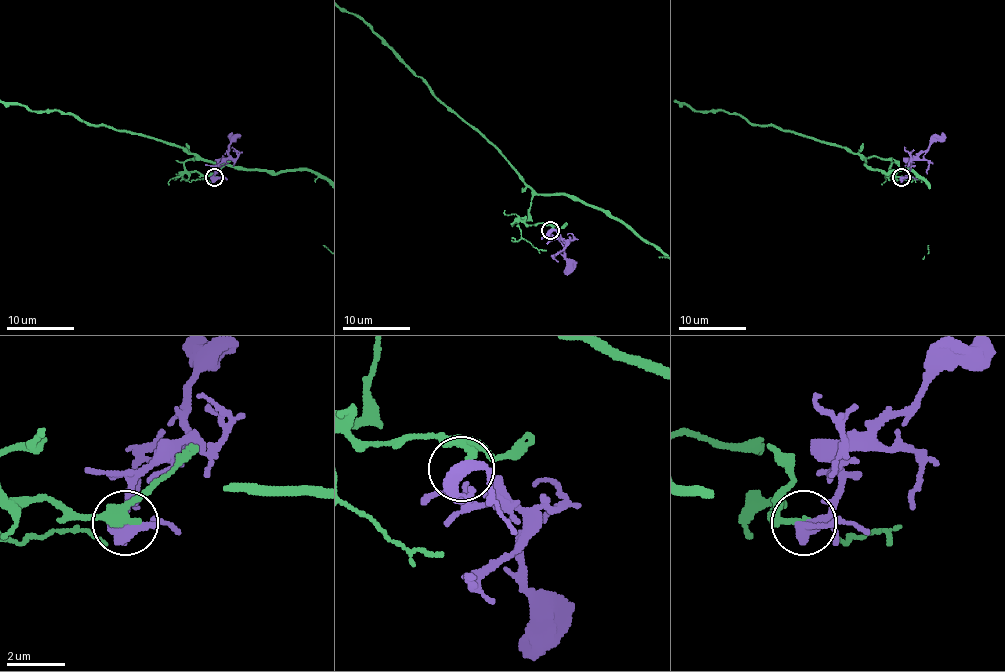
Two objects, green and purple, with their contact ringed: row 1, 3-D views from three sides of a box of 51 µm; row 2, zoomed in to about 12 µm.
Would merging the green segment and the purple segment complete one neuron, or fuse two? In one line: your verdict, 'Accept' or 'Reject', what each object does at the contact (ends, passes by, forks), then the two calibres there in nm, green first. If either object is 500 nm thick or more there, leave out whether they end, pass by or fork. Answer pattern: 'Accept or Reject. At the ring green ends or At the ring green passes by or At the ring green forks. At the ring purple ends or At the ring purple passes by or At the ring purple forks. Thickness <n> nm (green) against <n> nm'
Accept. At the ring green ends. At the ring purple forks. Thickness 170 nm (green) against 360 nm

